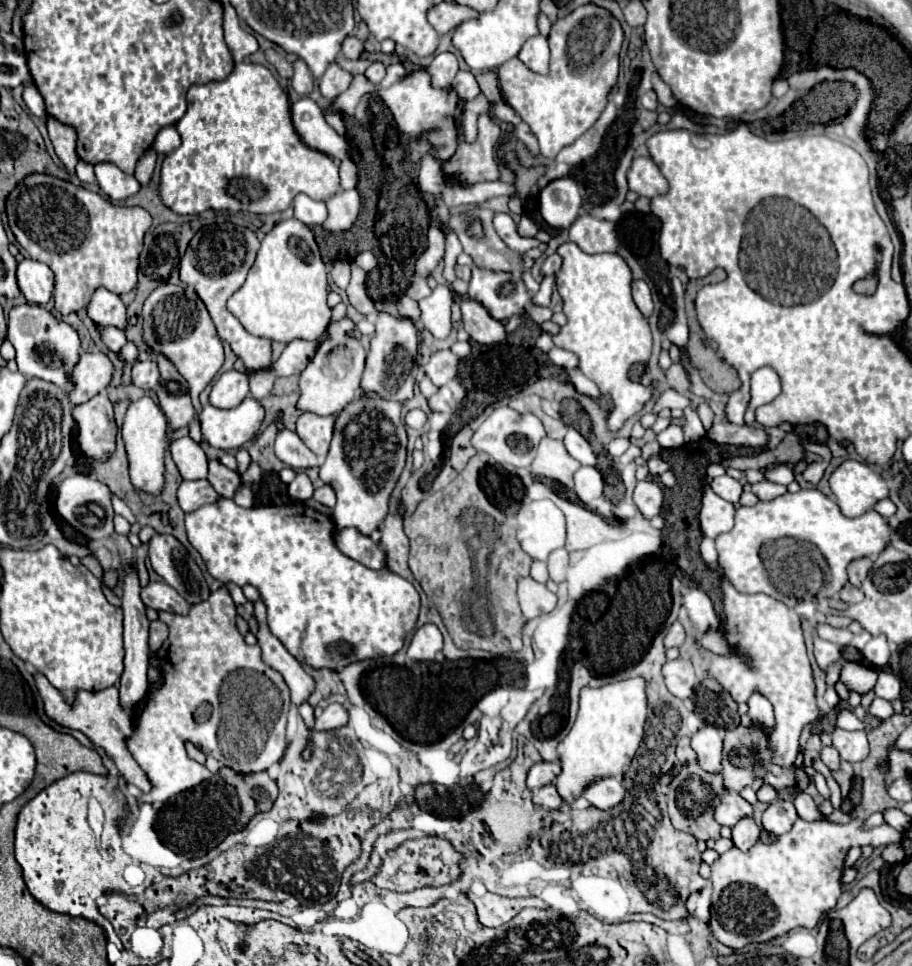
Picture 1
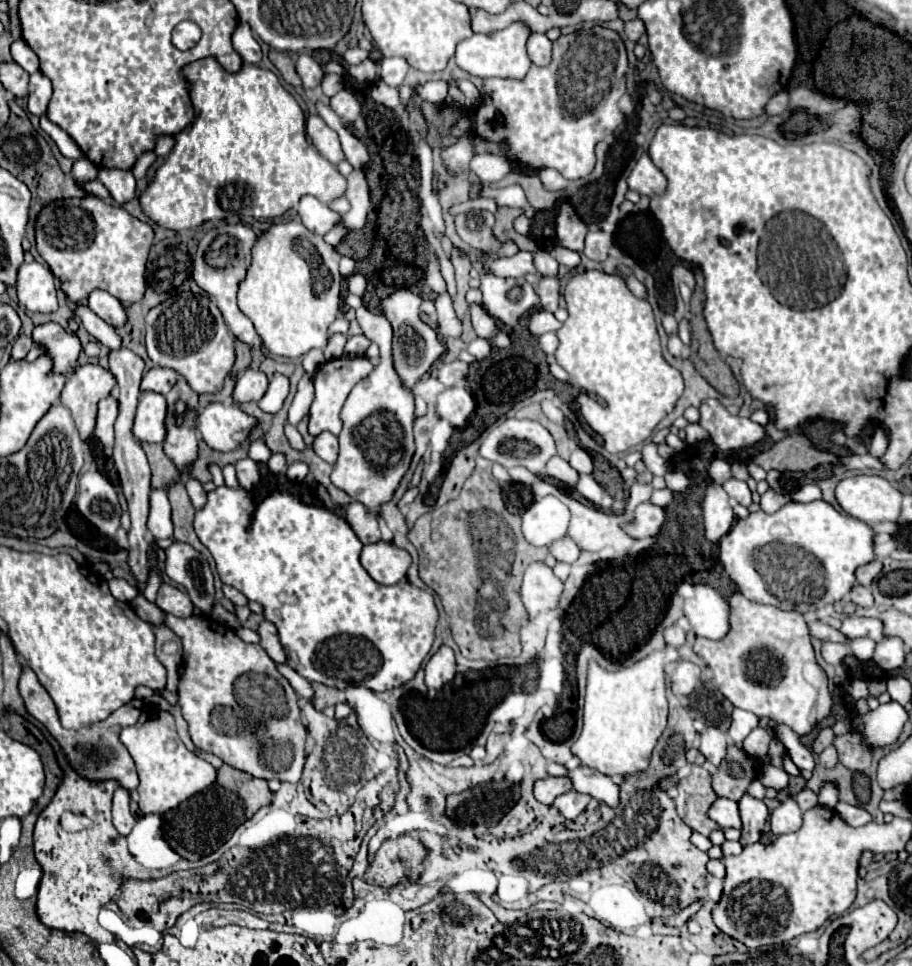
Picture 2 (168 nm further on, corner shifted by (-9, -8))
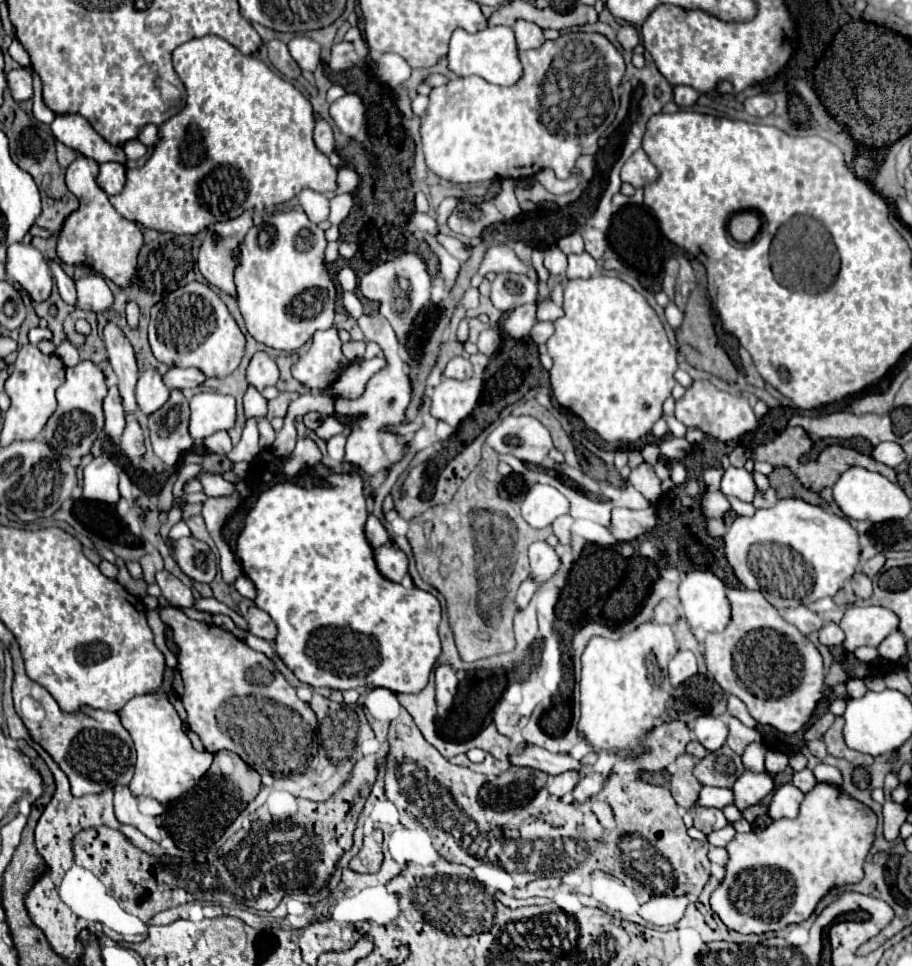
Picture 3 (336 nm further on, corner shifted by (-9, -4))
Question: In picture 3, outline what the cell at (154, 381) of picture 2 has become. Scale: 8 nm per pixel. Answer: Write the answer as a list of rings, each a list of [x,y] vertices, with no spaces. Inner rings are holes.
[[[171,368],[163,376],[163,380],[165,380],[165,384],[169,388],[183,390],[183,388],[197,388],[197,386],[201,386],[207,380],[207,376],[201,374],[201,370],[197,370],[197,368]]]

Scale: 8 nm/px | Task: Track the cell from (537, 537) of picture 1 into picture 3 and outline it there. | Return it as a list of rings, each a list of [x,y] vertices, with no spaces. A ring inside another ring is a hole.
[[[533,484],[523,496],[521,514],[533,528],[545,528],[561,514],[569,512],[569,500],[553,486]]]

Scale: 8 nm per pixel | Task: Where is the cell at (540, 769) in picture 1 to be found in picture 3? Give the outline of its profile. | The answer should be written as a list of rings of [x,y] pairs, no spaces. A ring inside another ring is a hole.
[[[569,770],[569,772],[553,776],[547,788],[549,788],[549,792],[553,796],[565,796],[565,794],[569,794],[577,786],[579,780],[581,780],[581,774],[577,774],[575,770]]]

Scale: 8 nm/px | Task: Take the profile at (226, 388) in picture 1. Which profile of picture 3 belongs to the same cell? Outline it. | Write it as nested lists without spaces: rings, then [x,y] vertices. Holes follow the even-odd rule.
[[[257,352],[247,368],[247,382],[263,392],[267,386],[275,386],[279,380],[277,362],[267,352]]]

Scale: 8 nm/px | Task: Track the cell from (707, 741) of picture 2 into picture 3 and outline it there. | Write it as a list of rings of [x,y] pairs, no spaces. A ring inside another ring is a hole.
[[[699,716],[695,720],[695,738],[709,750],[715,752],[725,744],[727,738],[727,724],[723,718],[717,716]]]

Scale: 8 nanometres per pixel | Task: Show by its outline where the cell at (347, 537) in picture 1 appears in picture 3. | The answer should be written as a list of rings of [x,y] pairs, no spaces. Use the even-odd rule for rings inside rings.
[[[393,544],[377,548],[375,562],[379,572],[393,582],[401,582],[403,576],[407,574],[407,556],[401,550],[397,550]]]

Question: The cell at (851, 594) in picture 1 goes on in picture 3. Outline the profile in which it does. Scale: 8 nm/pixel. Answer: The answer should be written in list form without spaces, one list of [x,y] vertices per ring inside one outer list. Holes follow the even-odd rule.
[[[863,572],[853,574],[853,590],[859,598],[869,598],[871,596],[871,580]]]

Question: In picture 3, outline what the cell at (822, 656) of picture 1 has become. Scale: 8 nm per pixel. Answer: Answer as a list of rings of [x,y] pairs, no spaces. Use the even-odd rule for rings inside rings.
[[[827,622],[821,630],[819,630],[819,642],[823,646],[839,646],[843,642],[843,630],[839,628],[839,624],[835,622]]]

